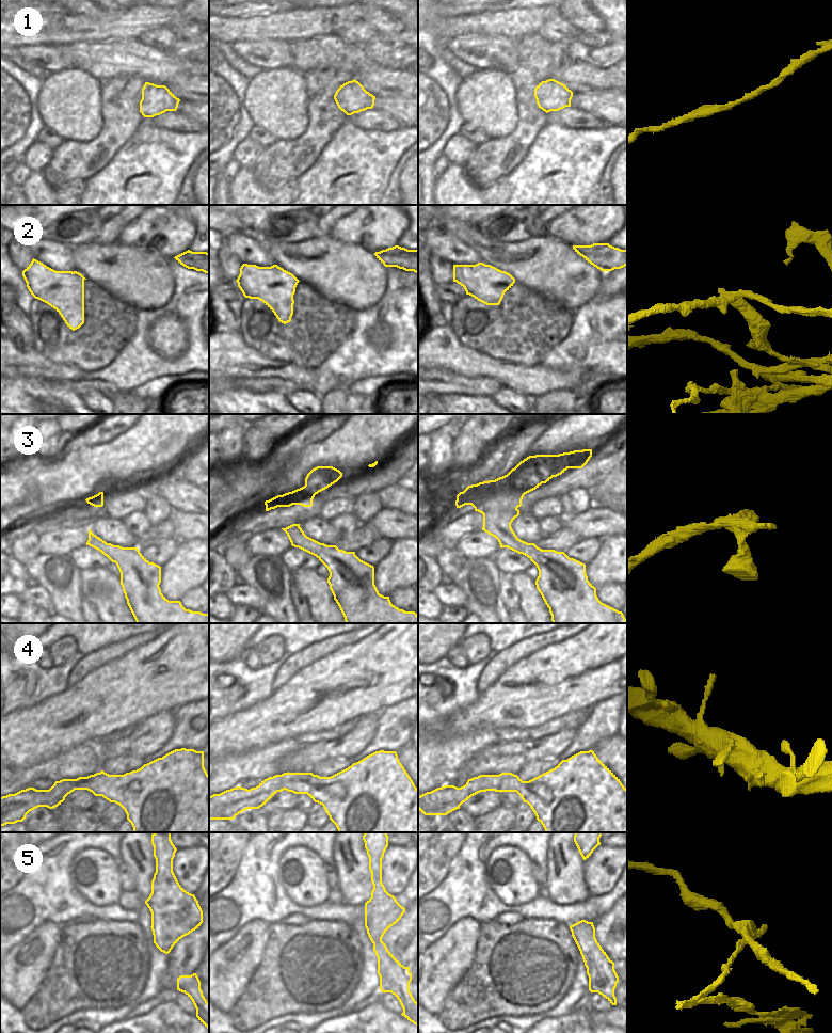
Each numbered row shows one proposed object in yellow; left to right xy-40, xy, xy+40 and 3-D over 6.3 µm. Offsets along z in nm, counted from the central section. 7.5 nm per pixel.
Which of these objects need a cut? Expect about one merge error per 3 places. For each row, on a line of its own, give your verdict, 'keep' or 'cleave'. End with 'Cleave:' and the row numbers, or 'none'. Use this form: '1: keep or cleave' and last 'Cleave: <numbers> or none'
1: keep
2: cleave
3: keep
4: keep
5: cleave
Cleave: 2, 5

